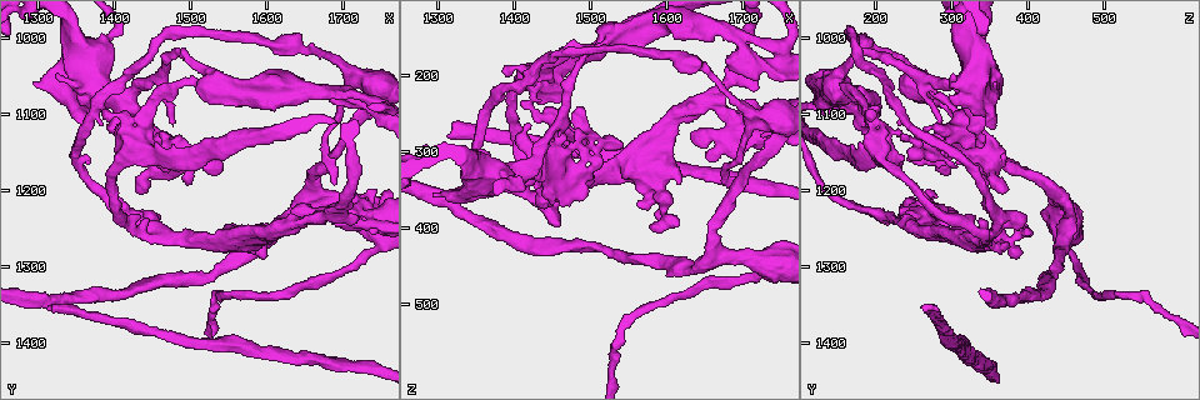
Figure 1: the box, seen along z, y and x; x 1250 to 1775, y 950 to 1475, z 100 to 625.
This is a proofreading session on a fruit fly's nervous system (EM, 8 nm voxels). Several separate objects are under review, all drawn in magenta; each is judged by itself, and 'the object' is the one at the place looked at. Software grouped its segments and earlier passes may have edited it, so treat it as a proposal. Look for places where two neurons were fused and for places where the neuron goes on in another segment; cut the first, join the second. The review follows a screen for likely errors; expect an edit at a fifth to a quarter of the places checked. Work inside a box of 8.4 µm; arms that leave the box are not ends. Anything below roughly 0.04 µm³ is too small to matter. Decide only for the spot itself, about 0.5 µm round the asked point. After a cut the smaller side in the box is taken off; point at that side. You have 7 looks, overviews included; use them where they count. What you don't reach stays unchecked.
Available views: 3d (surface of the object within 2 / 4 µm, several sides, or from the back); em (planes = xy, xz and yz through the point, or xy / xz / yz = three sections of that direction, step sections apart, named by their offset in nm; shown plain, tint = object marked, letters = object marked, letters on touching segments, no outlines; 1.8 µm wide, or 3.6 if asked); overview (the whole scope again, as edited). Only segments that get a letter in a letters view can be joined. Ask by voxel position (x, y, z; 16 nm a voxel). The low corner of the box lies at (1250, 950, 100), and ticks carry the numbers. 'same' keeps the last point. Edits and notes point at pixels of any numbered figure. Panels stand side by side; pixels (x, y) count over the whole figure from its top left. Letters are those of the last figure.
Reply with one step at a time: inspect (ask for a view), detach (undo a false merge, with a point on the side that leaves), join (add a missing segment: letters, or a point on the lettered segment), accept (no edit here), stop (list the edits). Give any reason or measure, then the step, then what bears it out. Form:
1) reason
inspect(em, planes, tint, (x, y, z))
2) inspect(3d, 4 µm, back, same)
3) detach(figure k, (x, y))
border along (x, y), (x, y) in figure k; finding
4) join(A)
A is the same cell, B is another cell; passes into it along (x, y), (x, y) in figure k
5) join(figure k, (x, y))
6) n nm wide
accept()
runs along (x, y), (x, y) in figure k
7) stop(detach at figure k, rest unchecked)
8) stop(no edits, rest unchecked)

thick turns thin
inspect(em, xy, step 4, letters, (1520, 1065, 155))

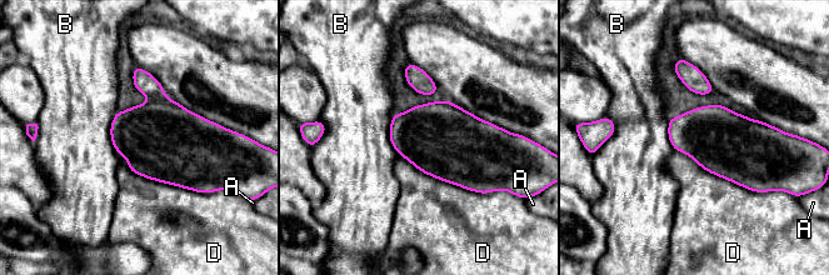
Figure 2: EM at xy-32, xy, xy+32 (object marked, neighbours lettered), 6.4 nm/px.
420 nm wide
accept()
A, B and D are other cells; border along (674, 149), (718, 176), (768, 193) in figure 2; continuous, no second neuron

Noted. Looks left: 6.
sharp bend
inspect(em, planes, letters, (1420, 1140, 205))

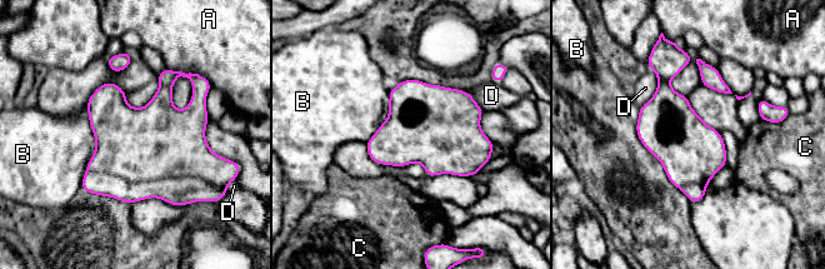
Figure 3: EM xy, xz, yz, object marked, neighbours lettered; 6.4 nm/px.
accept()
A, B, C and D are other cells; border along (86, 105), (94, 153), (80, 188) in figure 3; all the same neuron

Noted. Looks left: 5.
long arm stops here
inspect(em, planes, letters, (1315, 1360, 275))

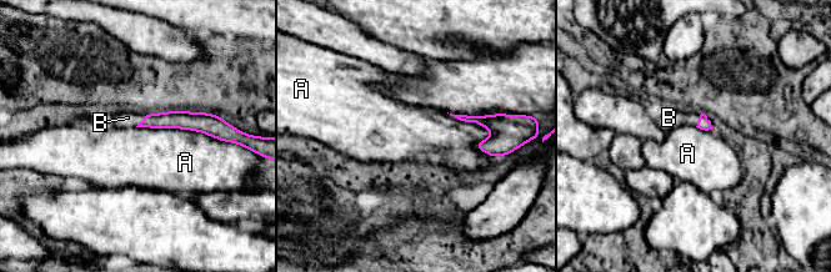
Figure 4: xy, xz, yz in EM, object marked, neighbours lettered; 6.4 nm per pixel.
join(B)
B is the same cell, A is another cell; passes into it along (181, 120), (143, 120), (128, 117) in figure 4; it goes on there

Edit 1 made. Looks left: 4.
stop(join at figure 4, rest unchecked)

